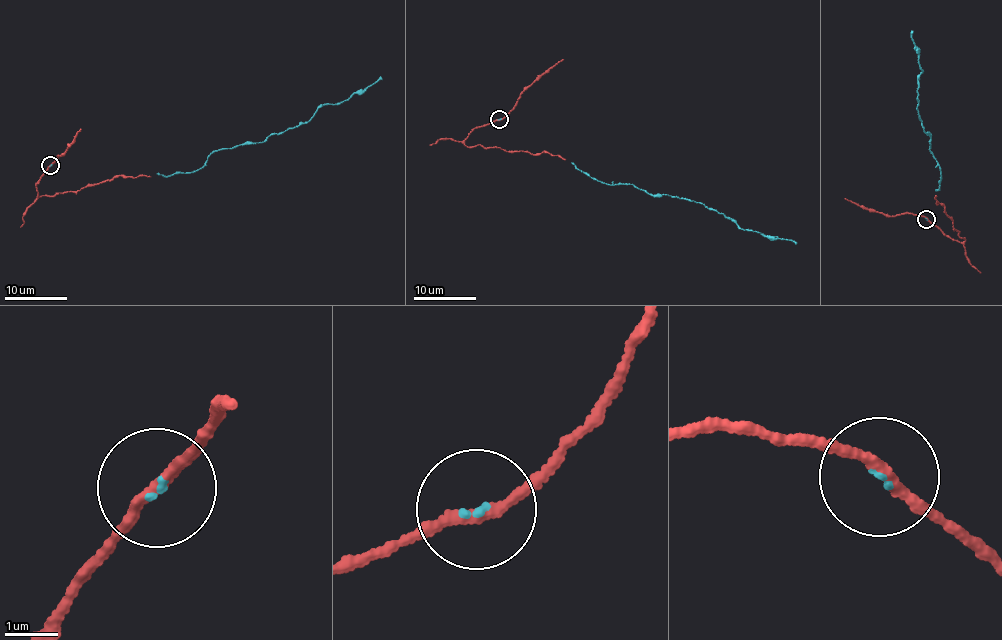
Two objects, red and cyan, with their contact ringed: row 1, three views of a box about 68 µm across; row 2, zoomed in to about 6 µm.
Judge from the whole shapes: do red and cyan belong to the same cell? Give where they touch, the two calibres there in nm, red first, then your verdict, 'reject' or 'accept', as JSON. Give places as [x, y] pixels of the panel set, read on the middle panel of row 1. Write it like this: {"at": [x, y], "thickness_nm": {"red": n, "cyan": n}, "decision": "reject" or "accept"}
{"at": [499, 119], "thickness_nm": {"red": 190, "cyan": 80}, "decision": "accept"}

